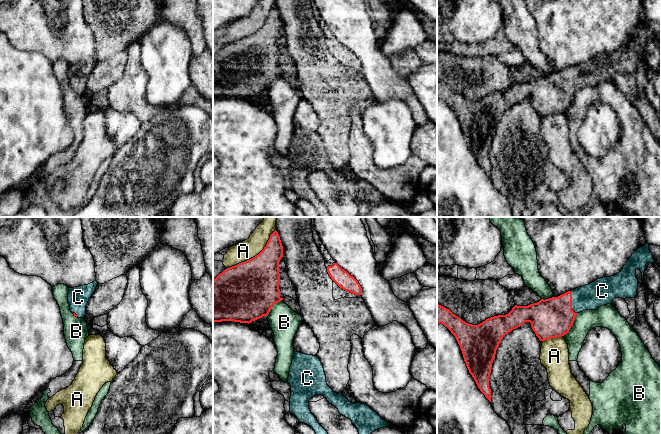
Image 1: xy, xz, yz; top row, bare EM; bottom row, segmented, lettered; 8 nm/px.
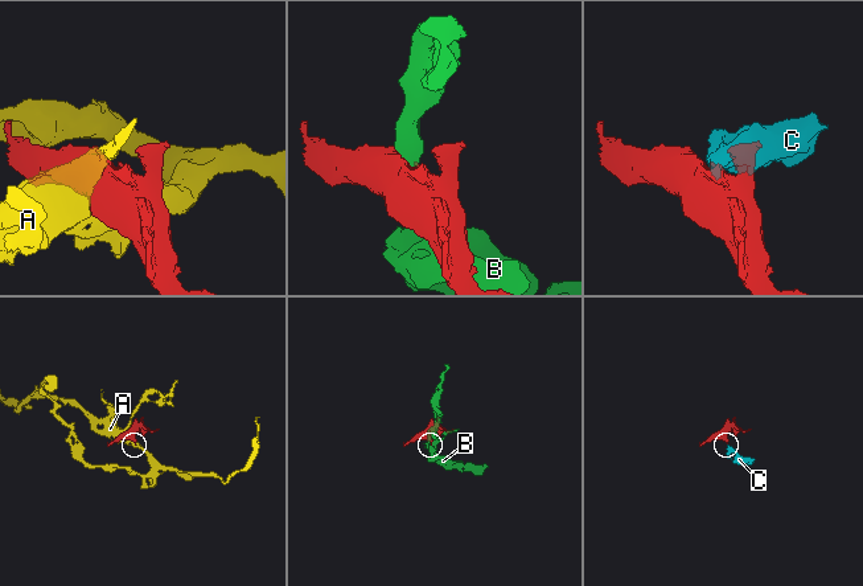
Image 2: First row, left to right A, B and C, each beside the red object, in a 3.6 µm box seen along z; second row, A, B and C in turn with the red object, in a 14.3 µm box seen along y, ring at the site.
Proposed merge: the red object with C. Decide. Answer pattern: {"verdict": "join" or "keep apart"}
{"verdict": "join"}

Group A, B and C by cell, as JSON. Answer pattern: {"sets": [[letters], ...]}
{"sets": [["A"], ["B"], ["C"]]}

